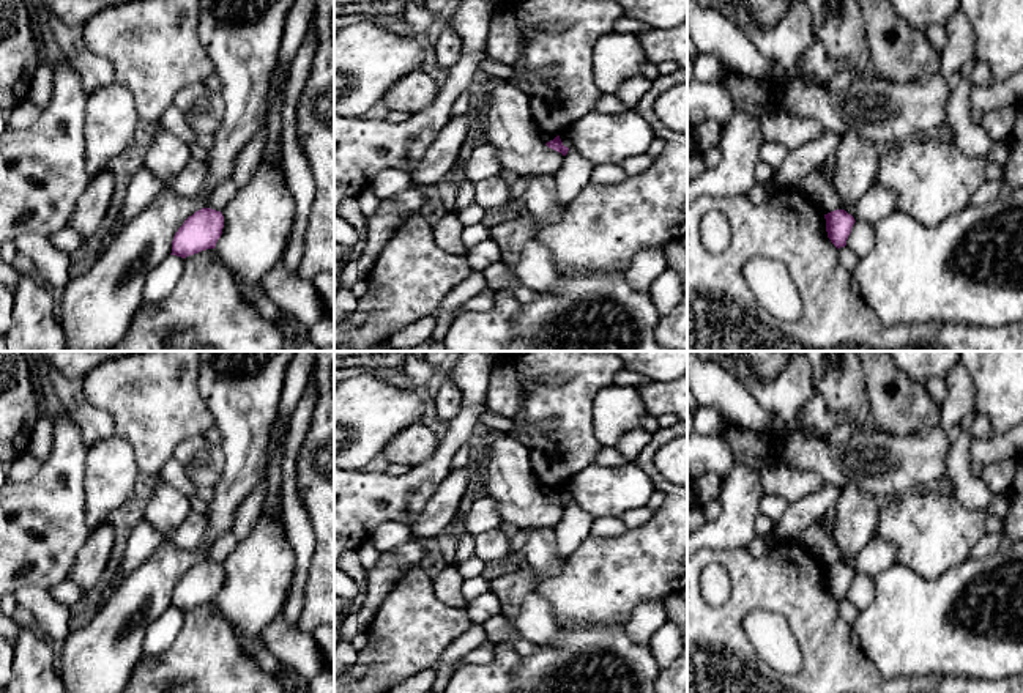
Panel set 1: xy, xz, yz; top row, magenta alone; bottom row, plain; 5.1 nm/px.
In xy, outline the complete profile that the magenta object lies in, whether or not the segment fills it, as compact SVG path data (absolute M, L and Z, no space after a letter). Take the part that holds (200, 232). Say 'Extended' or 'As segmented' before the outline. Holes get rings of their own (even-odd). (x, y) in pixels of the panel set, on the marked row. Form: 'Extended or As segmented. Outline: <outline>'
As segmented. Outline: M202 208L189 216L172 241L172 254L181 258L214 249L222 235L224 216L221 211Z

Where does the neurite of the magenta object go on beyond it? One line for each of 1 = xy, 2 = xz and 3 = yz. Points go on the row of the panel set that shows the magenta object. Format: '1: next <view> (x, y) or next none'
1: next none
2: next none
3: next none

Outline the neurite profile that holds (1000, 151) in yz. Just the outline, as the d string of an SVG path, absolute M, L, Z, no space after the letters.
M1007 140L993 142L985 159L987 162L995 162L1004 167L1010 158L1010 151L1012 151L1012 146Z

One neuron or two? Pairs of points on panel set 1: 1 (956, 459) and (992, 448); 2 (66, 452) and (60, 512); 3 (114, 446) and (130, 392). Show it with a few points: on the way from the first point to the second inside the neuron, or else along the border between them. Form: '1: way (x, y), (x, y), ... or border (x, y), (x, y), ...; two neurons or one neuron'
1: border (974, 440), (970, 459); two neurons
2: way (66, 466), (71, 487), (60, 498); one neuron
3: border (115, 432), (130, 443), (137, 466); two neurons

